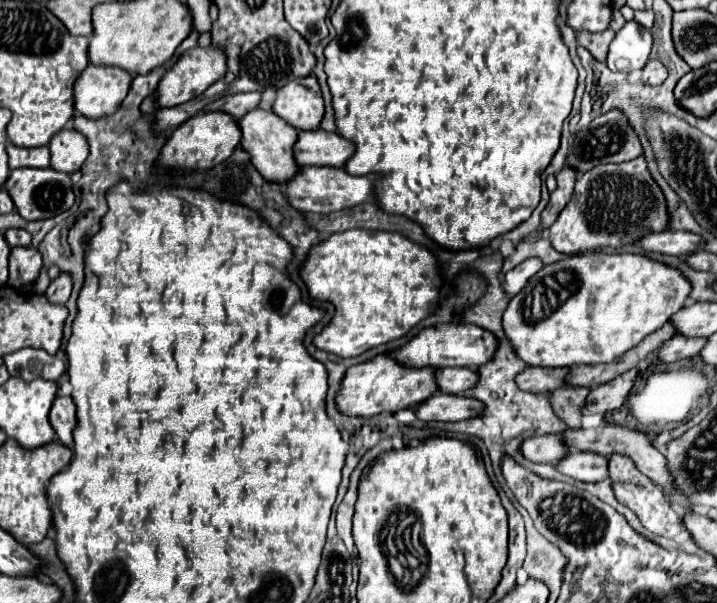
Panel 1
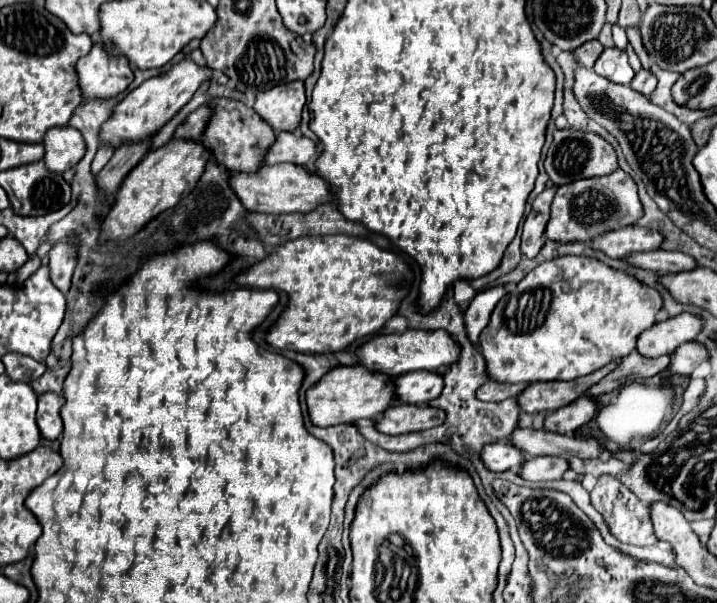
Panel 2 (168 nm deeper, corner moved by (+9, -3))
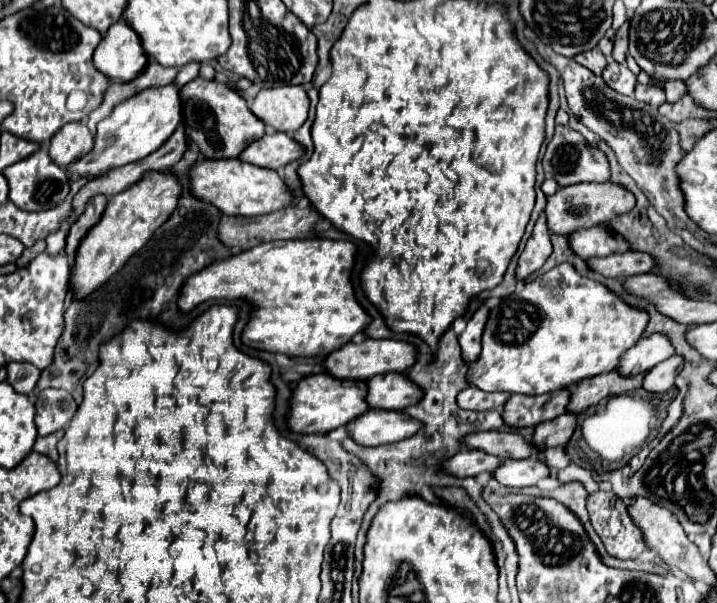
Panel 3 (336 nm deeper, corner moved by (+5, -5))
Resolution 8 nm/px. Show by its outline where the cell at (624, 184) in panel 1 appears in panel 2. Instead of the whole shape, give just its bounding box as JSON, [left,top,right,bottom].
[545,169,643,243]

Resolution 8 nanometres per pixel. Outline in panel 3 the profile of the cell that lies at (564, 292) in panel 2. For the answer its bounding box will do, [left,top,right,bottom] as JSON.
[467,263,647,395]

